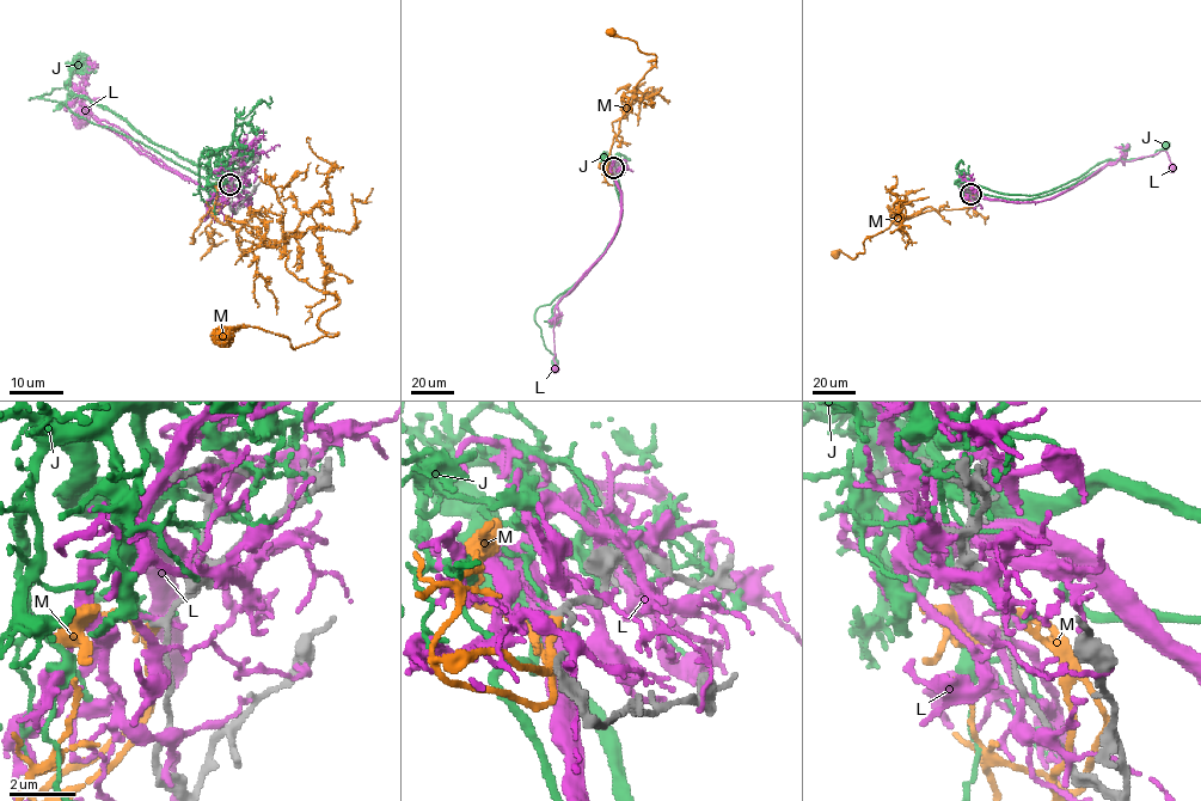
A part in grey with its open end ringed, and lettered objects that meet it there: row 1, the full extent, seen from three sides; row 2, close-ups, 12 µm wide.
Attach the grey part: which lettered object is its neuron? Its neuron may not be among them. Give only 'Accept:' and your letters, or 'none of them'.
Accept: M

